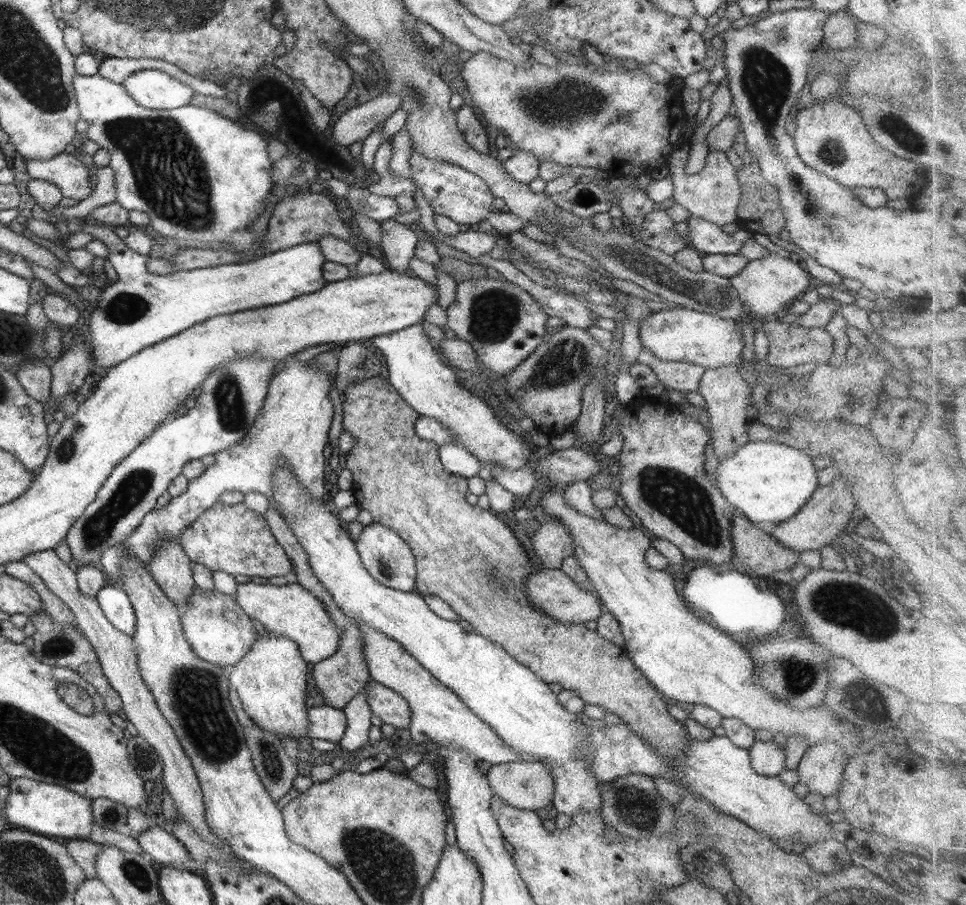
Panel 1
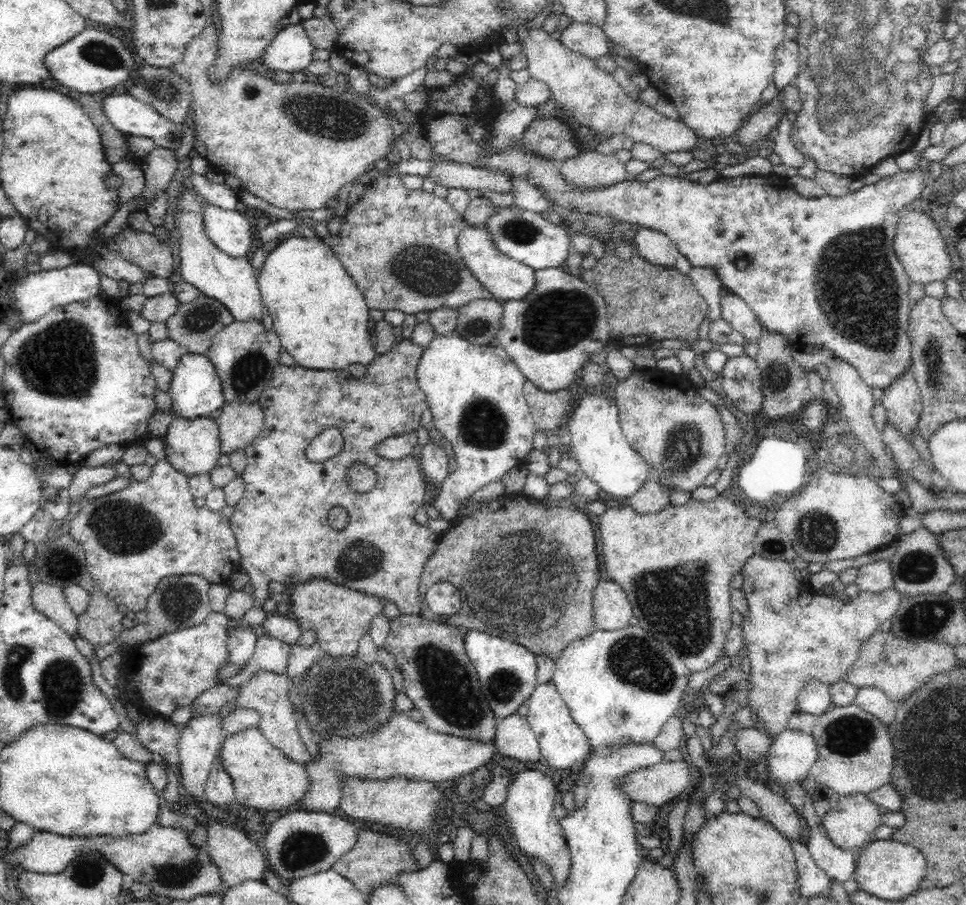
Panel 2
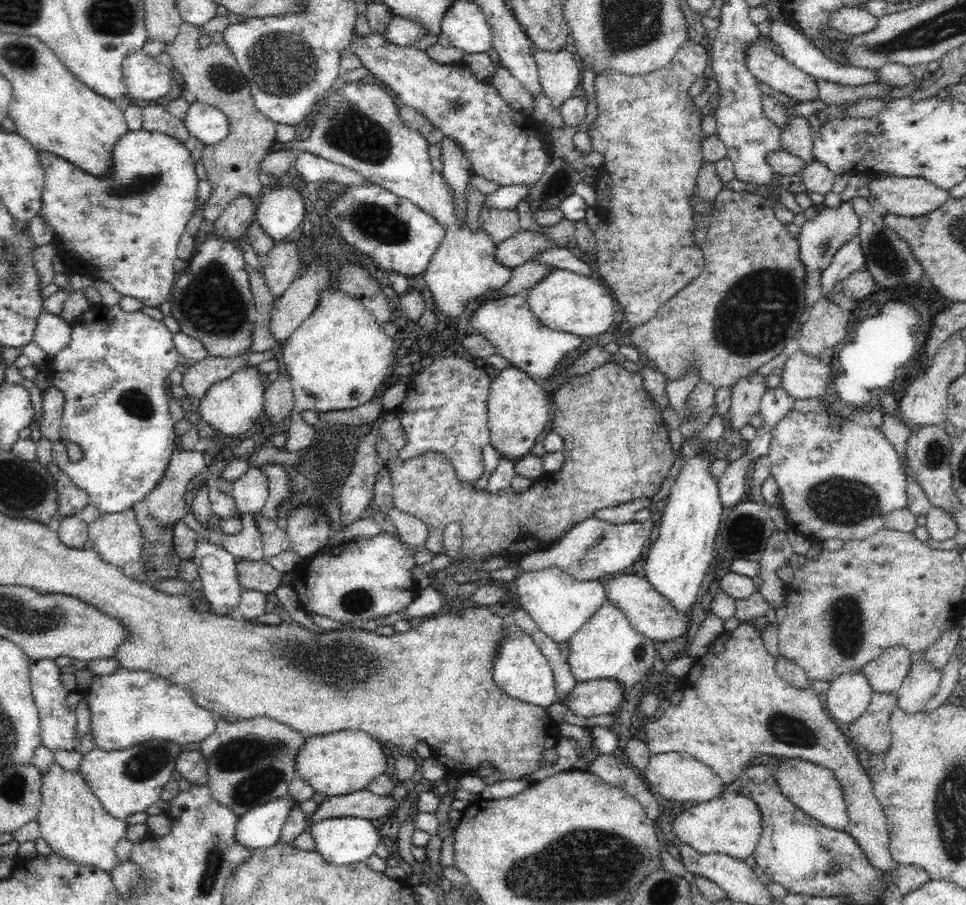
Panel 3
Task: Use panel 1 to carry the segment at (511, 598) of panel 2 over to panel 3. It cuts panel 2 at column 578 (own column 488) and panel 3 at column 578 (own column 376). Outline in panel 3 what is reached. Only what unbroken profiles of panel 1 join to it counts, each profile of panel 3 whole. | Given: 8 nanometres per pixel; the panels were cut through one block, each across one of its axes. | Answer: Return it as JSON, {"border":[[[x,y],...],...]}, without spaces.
{"border":[[[614,362],[602,364],[584,376],[576,376],[559,385],[554,392],[556,410],[552,430],[562,437],[565,461],[558,472],[532,480],[526,492],[514,492],[506,488],[498,494],[487,492],[486,488],[476,488],[476,483],[464,483],[456,478],[456,471],[450,459],[441,452],[428,451],[410,460],[403,461],[399,452],[404,447],[407,436],[391,410],[384,411],[384,422],[376,438],[376,450],[388,468],[393,486],[392,505],[396,509],[414,516],[428,527],[428,538],[424,546],[428,552],[444,554],[443,533],[450,524],[458,524],[463,534],[462,551],[468,559],[488,561],[494,558],[524,557],[532,552],[545,551],[560,541],[580,522],[594,517],[594,512],[604,508],[614,508],[641,498],[652,498],[668,478],[674,464],[672,445],[668,438],[667,426],[662,419],[662,410],[652,401],[642,385],[641,372],[630,373]]]}

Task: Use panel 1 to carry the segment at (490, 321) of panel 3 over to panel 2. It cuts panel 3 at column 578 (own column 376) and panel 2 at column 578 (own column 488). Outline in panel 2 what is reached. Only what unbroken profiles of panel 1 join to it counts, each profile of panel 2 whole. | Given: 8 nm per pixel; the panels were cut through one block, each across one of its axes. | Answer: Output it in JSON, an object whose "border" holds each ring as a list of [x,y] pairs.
{"border":[[[589,391],[586,396],[582,397],[578,402],[578,407],[574,407],[570,413],[567,422],[571,434],[571,444],[568,446],[570,453],[578,461],[585,477],[595,482],[600,487],[601,495],[609,495],[612,501],[624,503],[632,496],[635,496],[642,488],[642,485],[649,479],[649,466],[644,459],[628,444],[622,432],[617,406],[610,401],[603,393],[598,391]]]}

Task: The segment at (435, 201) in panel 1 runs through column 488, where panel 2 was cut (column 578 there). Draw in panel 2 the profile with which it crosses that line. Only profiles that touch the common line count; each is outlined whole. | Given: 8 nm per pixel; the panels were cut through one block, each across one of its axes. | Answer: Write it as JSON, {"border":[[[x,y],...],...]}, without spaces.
{"border":[[[468,69],[466,74],[455,77],[453,84],[445,89],[429,89],[424,85],[418,89],[424,90],[425,94],[427,94],[426,99],[428,99],[428,108],[426,108],[426,110],[422,110],[418,114],[420,118],[420,126],[422,126],[423,134],[425,134],[426,138],[429,140],[436,156],[439,156],[440,158],[443,158],[443,160],[447,160],[450,163],[468,164],[472,165],[472,167],[478,167],[481,169],[484,168],[492,171],[500,171],[500,173],[506,173],[506,175],[508,175],[508,177],[510,177],[512,180],[516,178],[516,176],[518,176],[518,178],[524,178],[538,190],[540,190],[540,188],[542,190],[546,190],[549,196],[551,196],[551,198],[553,198],[553,200],[556,202],[556,204],[558,204],[558,206],[562,206],[562,208],[565,208],[566,211],[577,211],[580,215],[583,215],[584,213],[588,213],[588,215],[608,215],[616,219],[616,221],[620,221],[622,223],[626,222],[626,224],[640,224],[642,228],[652,229],[664,233],[677,246],[679,254],[682,254],[682,256],[685,256],[688,259],[688,262],[690,262],[693,268],[698,266],[700,268],[711,268],[712,270],[716,271],[721,282],[721,288],[725,288],[726,291],[730,291],[734,293],[734,295],[740,297],[740,299],[744,300],[744,303],[746,303],[752,309],[752,312],[754,312],[756,318],[760,321],[760,324],[764,329],[772,333],[779,332],[782,334],[782,336],[784,336],[784,338],[788,338],[788,342],[792,347],[824,346],[826,350],[832,350],[833,354],[838,356],[838,358],[841,358],[844,360],[844,362],[847,362],[850,364],[850,366],[853,366],[860,373],[862,380],[872,388],[878,387],[884,390],[887,386],[890,386],[890,384],[894,383],[896,378],[898,378],[908,367],[911,366],[911,340],[908,336],[908,316],[912,308],[909,298],[909,288],[911,281],[909,280],[909,276],[906,274],[905,268],[901,265],[899,258],[894,252],[893,240],[895,237],[900,214],[907,207],[911,207],[916,199],[920,199],[928,191],[929,182],[926,181],[926,176],[928,176],[926,172],[919,168],[909,171],[900,171],[897,172],[894,176],[883,177],[883,179],[871,185],[856,185],[850,190],[848,194],[836,197],[825,194],[820,198],[804,198],[803,196],[800,196],[794,189],[784,188],[784,184],[782,184],[784,180],[775,180],[774,174],[772,174],[772,178],[770,180],[768,179],[767,175],[756,175],[753,177],[737,176],[734,178],[724,177],[714,180],[708,184],[693,181],[685,176],[684,179],[682,179],[683,175],[676,177],[661,174],[646,182],[636,181],[635,179],[629,177],[628,180],[614,184],[614,186],[600,186],[599,188],[580,188],[579,186],[569,186],[569,184],[566,184],[564,177],[561,175],[558,162],[554,162],[550,159],[544,159],[540,157],[540,155],[526,153],[520,144],[516,144],[514,147],[511,147],[508,152],[498,153],[490,157],[481,156],[482,150],[487,147],[487,144],[490,140],[487,140],[482,147],[473,143],[466,133],[466,126],[470,126],[470,124],[472,125],[476,123],[481,125],[487,124],[489,128],[489,138],[490,135],[493,134],[491,128],[491,118],[493,118],[498,112],[500,105],[494,103],[493,107],[483,110],[479,110],[474,106],[474,99],[478,90],[482,87],[484,78],[475,79],[472,77],[471,73],[472,72],[470,72]]]}

